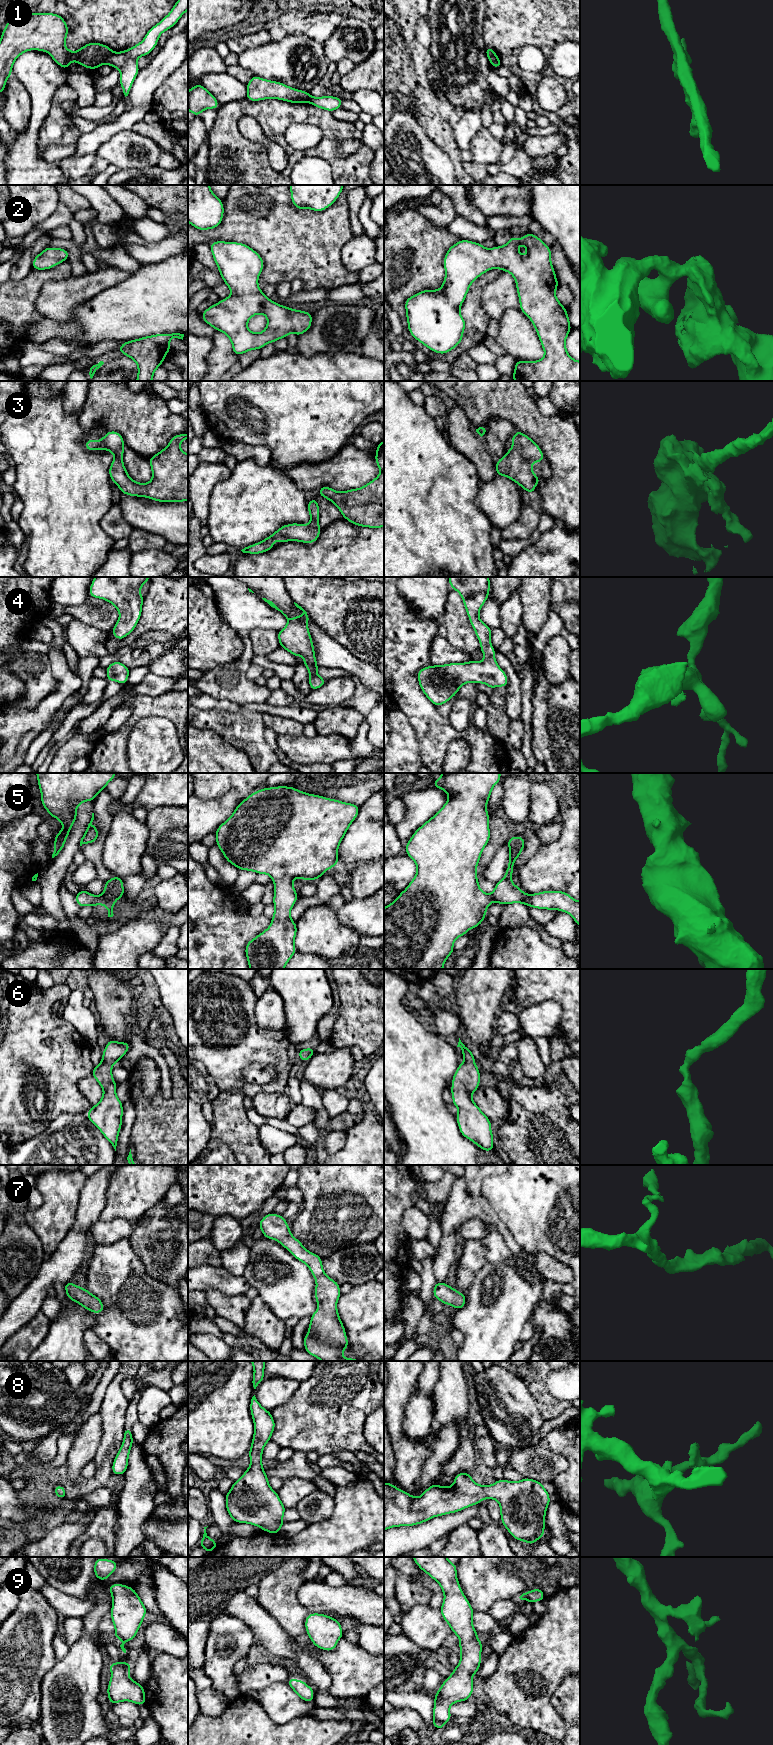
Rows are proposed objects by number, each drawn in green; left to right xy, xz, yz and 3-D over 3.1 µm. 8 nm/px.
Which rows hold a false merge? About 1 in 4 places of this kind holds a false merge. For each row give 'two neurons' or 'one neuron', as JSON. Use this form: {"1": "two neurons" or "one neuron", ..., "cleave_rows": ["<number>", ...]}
{"1": "two neurons", "2": "one neuron", "3": "one neuron", "4": "one neuron", "5": "one neuron", "6": "one neuron", "7": "one neuron", "8": "one neuron", "9": "one neuron", "cleave_rows": ["1"]}

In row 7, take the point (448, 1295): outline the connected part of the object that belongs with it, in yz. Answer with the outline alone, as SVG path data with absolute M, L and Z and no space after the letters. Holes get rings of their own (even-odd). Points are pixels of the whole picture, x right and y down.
M445 1282L436 1283L433 1288L433 1297L443 1304L451 1305L456 1310L462 1309L466 1304L466 1296Z

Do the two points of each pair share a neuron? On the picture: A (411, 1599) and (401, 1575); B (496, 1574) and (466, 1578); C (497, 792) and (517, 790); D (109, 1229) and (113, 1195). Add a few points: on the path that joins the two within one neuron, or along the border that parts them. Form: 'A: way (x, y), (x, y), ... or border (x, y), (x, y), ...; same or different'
A: way (408, 1593), (403, 1581); same
B: way (489, 1574), (482, 1578), (473, 1578); same
C: border (502, 783), (503, 796), (500, 801); different
D: border (99, 1219), (127, 1219), (133, 1223); different

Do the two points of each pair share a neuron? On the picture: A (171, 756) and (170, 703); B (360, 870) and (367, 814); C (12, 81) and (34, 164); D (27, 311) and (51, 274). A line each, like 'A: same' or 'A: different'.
A: different
B: different
C: different
D: same

